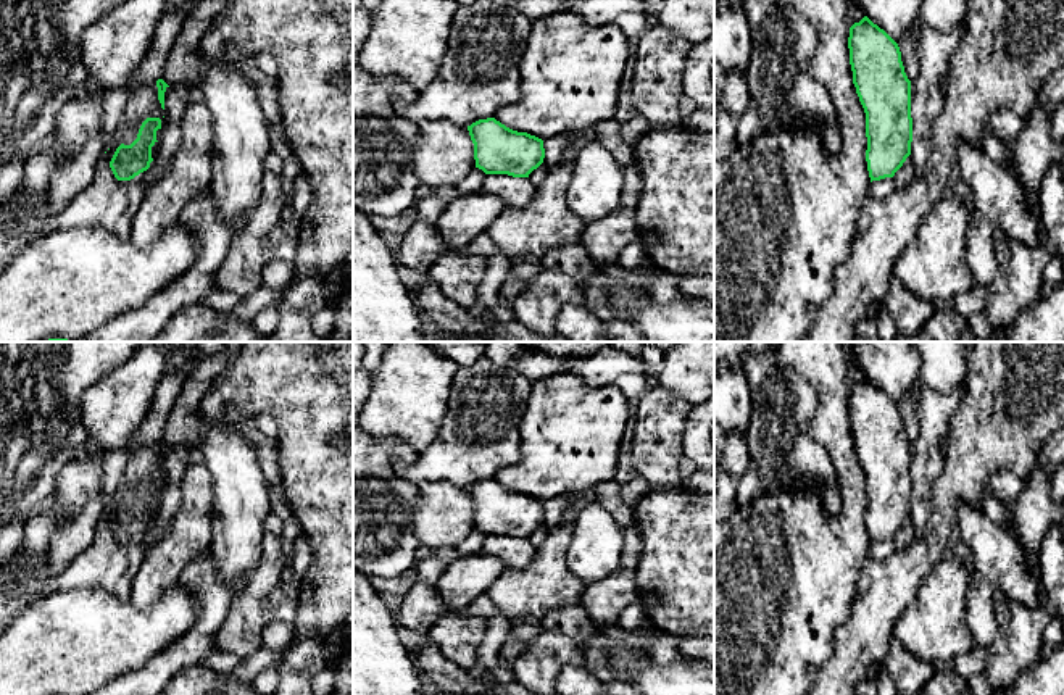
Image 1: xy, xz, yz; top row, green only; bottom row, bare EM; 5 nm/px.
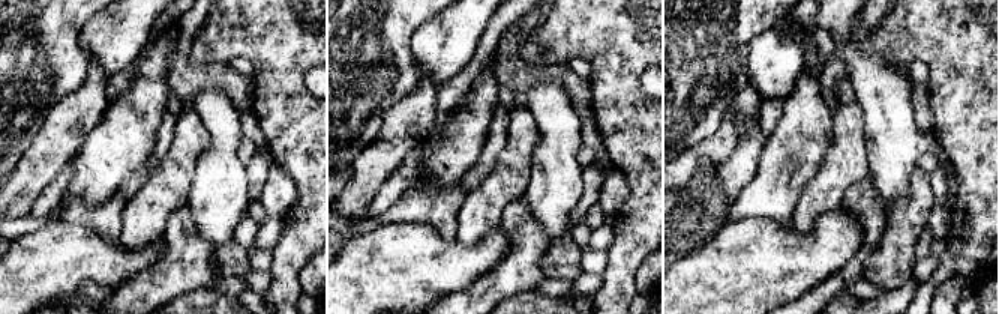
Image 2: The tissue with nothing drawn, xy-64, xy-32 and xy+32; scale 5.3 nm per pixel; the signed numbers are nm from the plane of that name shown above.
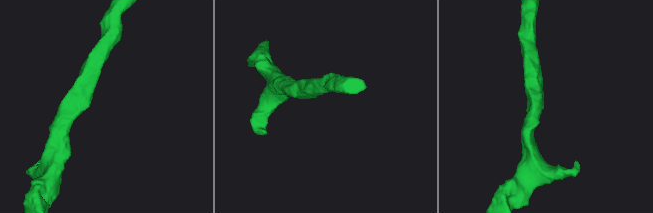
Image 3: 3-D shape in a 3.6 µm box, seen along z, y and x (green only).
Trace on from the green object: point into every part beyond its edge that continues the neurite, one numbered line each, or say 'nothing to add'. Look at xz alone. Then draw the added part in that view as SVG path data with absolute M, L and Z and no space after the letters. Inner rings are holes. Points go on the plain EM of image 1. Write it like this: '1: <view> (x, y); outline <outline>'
nothing to add

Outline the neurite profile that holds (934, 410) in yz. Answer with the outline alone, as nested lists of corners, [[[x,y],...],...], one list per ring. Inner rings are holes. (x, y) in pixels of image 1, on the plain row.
[[[921,384],[916,408],[919,435],[911,442],[912,503],[909,518],[914,522],[916,539],[924,534],[932,514],[932,492],[943,469],[948,424],[961,406],[964,393],[964,387],[933,392],[929,385]]]

